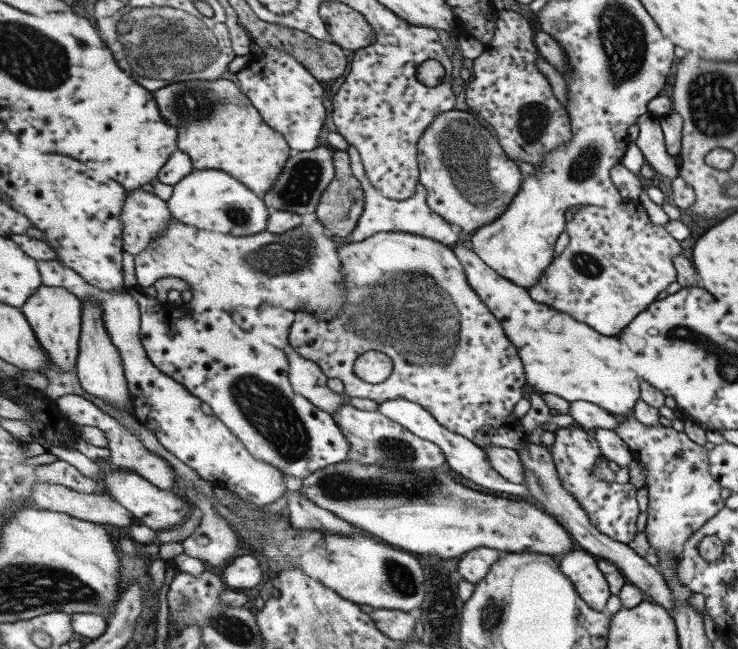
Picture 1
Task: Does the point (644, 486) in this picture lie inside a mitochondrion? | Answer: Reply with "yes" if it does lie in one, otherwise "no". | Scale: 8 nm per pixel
no

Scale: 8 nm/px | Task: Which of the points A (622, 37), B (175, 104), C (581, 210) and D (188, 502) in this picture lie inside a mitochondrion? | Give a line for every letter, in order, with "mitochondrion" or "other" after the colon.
A: mitochondrion
B: mitochondrion
C: other
D: other

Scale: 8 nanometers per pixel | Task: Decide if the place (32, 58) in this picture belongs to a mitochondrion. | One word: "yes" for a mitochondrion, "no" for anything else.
yes

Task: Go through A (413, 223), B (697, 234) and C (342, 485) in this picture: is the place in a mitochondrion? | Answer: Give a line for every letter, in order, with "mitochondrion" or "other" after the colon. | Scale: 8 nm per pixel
A: other
B: other
C: mitochondrion

